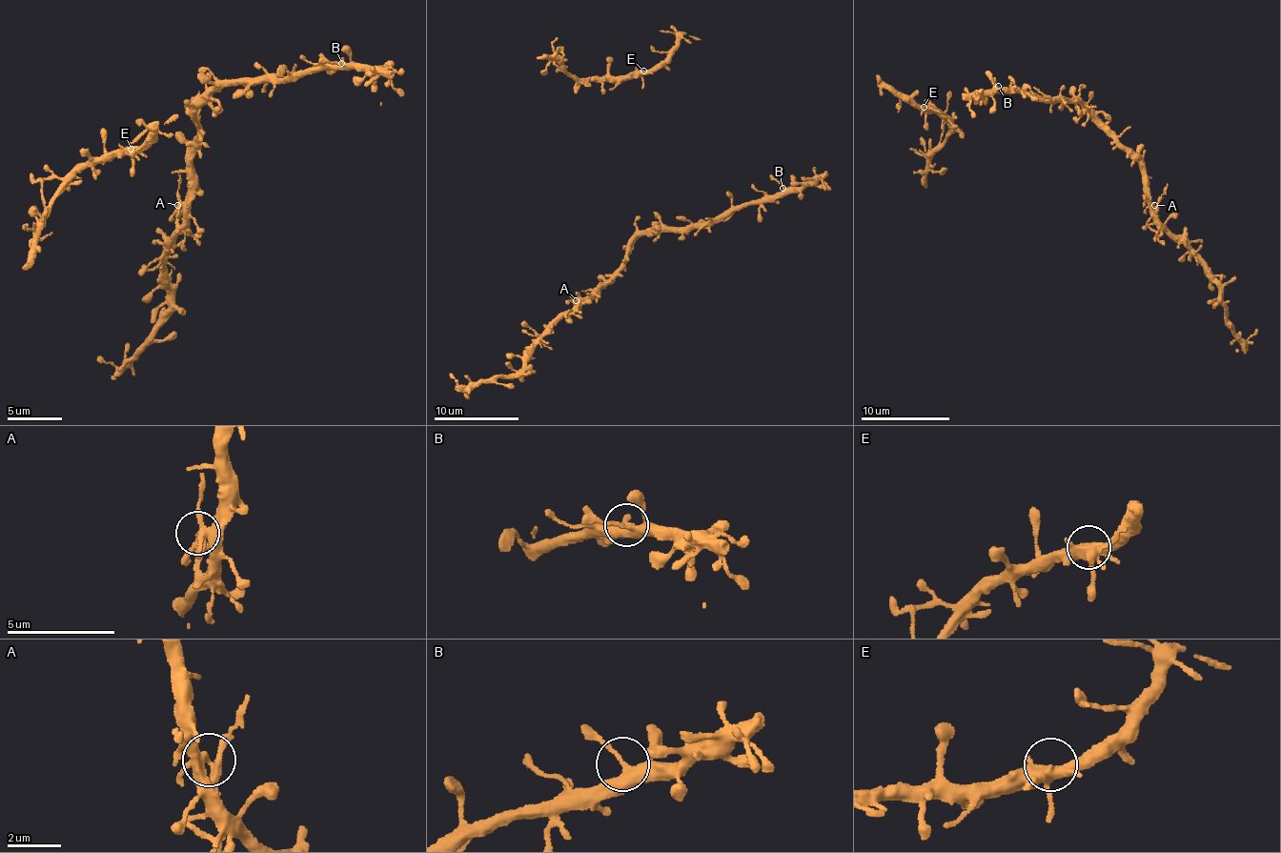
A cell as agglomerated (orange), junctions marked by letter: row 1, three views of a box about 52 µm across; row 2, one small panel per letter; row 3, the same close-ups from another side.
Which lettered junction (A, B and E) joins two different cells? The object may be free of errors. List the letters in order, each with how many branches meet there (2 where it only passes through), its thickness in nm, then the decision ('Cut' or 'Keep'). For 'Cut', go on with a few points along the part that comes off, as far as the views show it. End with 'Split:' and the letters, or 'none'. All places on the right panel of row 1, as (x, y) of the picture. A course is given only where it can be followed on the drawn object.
A: Branches: 5. Thickness 320 nm. Cut. Course of the part to remove: (1155, 206), (1169, 184)
B: Branches: 4. Thickness 320 nm. Keep
E: Branches: 5. Thickness 440 nm. Keep
Split: A

